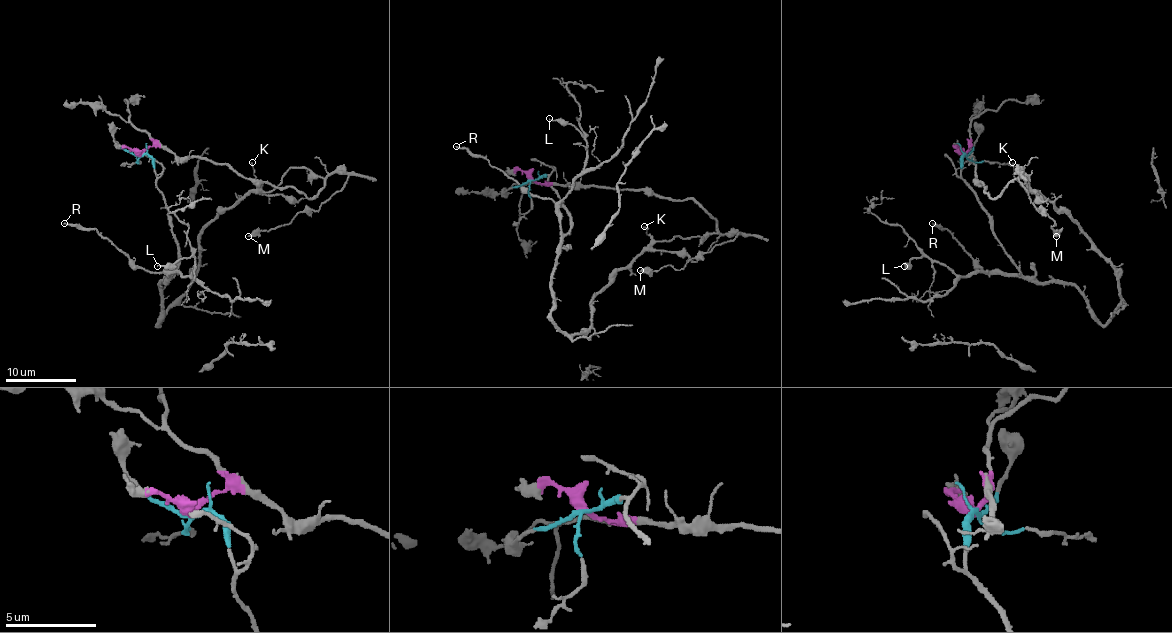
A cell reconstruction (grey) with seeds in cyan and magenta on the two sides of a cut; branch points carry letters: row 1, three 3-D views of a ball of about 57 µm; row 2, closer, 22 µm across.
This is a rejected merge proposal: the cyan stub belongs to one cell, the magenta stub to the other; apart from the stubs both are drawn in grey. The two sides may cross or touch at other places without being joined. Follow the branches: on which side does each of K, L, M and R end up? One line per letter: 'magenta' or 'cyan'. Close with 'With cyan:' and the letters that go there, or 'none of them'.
K: magenta
L: cyan
M: magenta
R: cyan
With cyan: L, R

